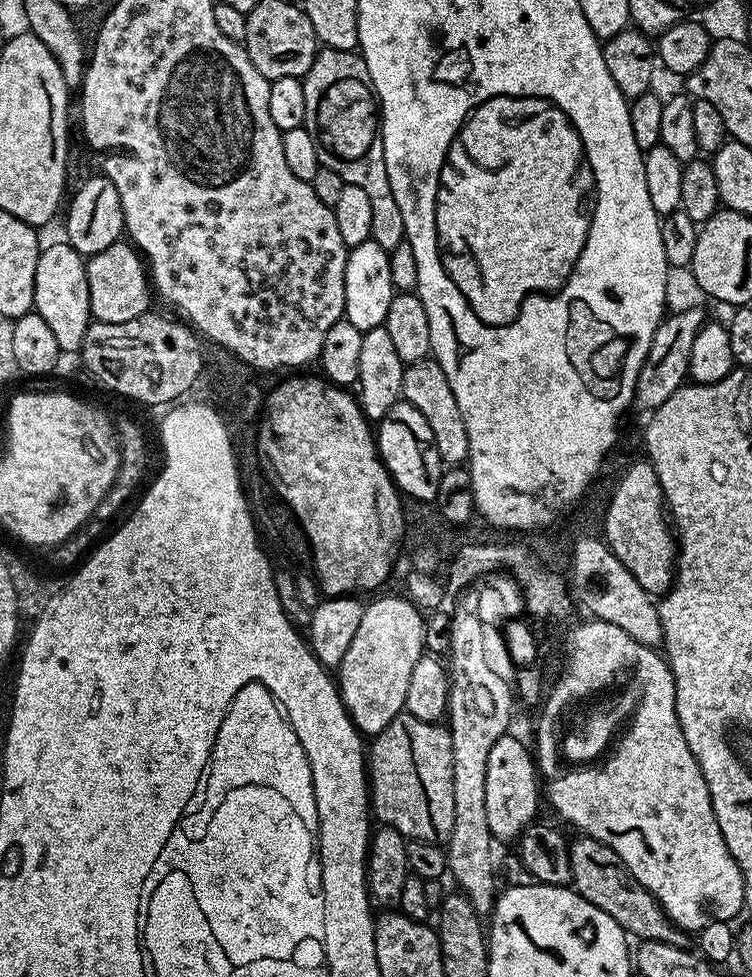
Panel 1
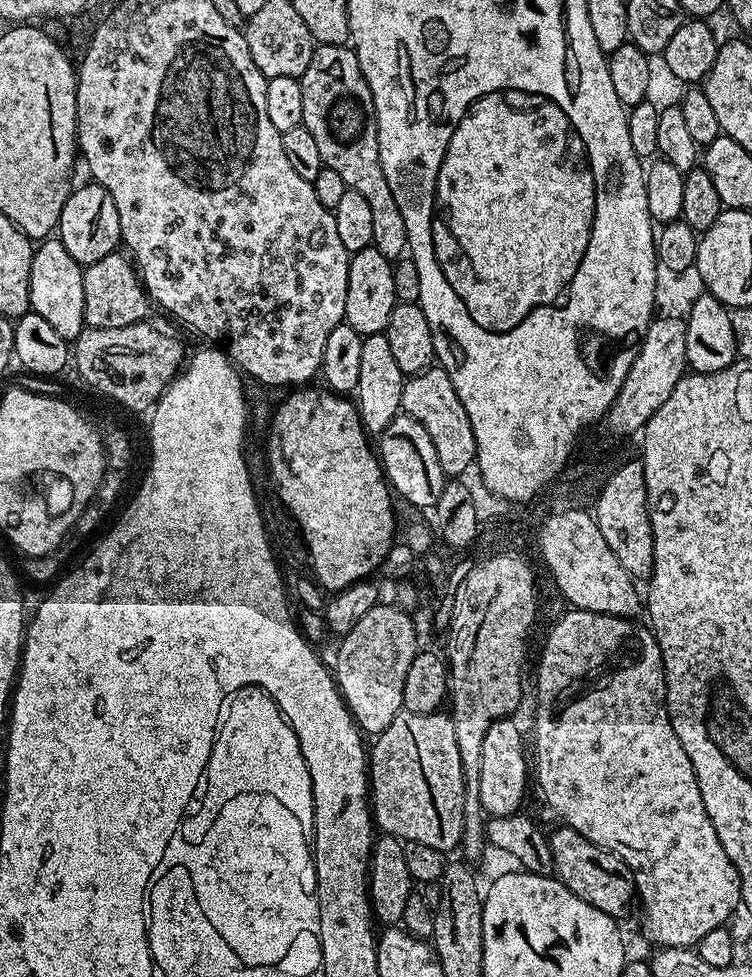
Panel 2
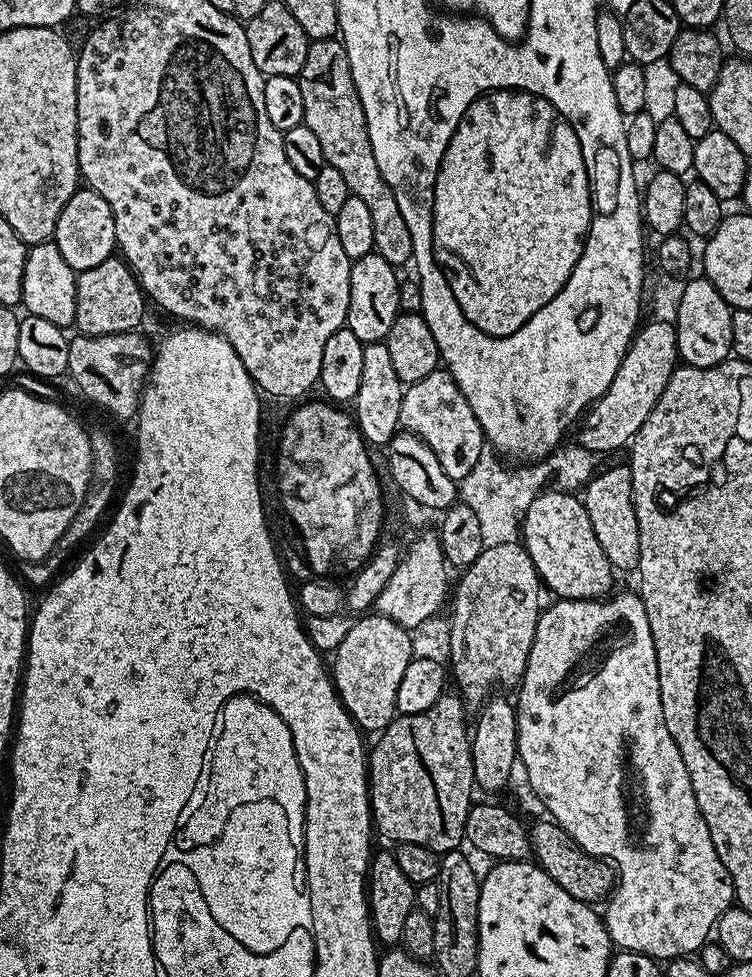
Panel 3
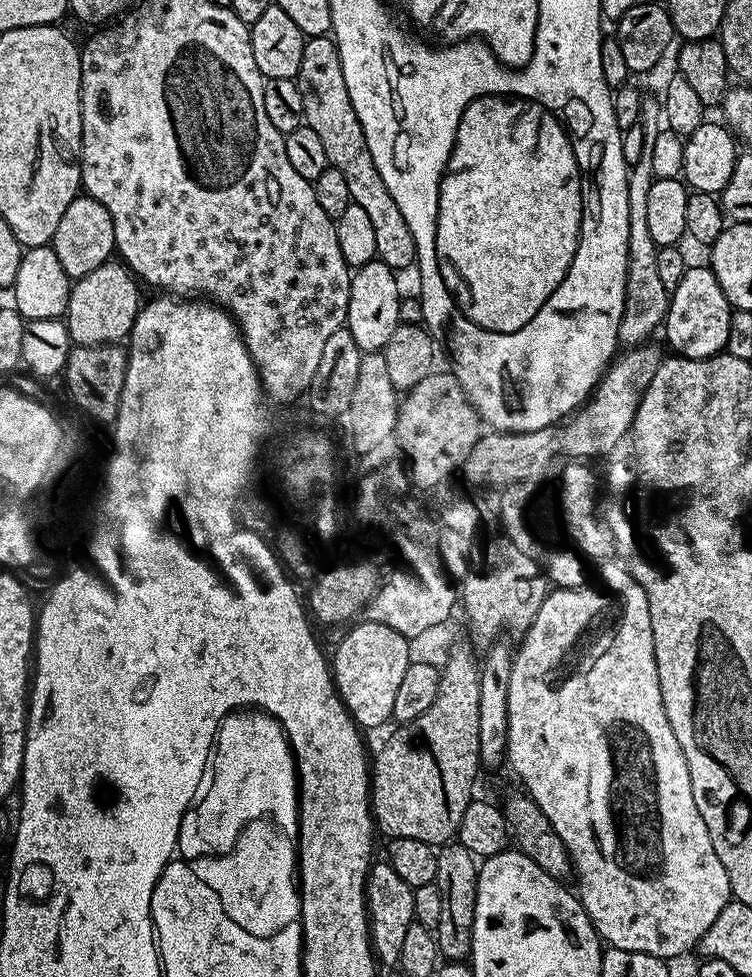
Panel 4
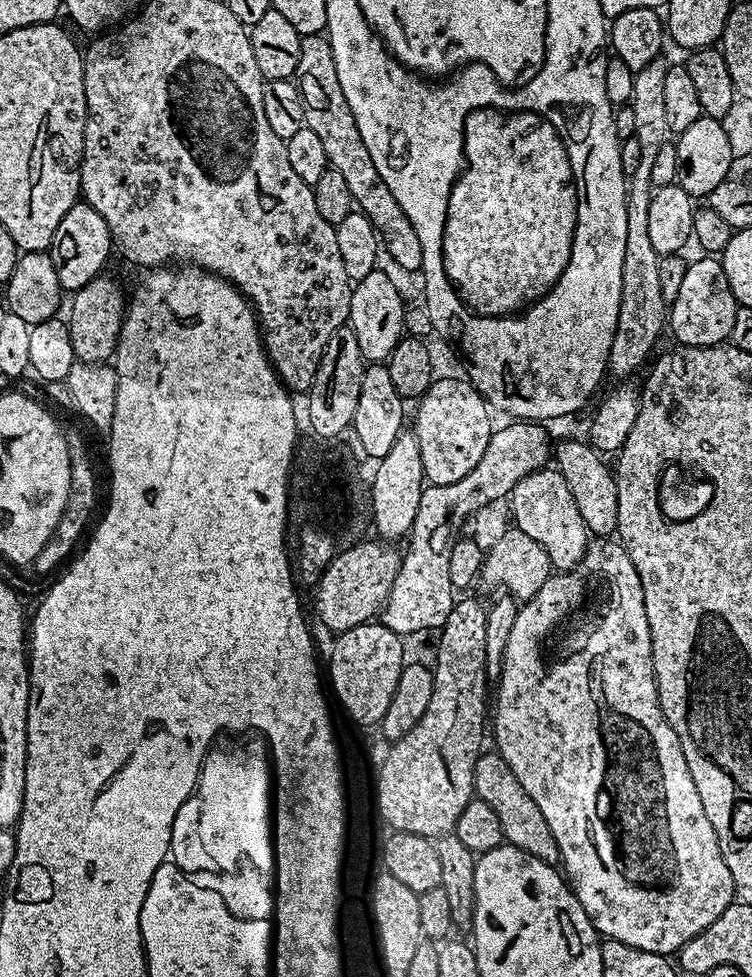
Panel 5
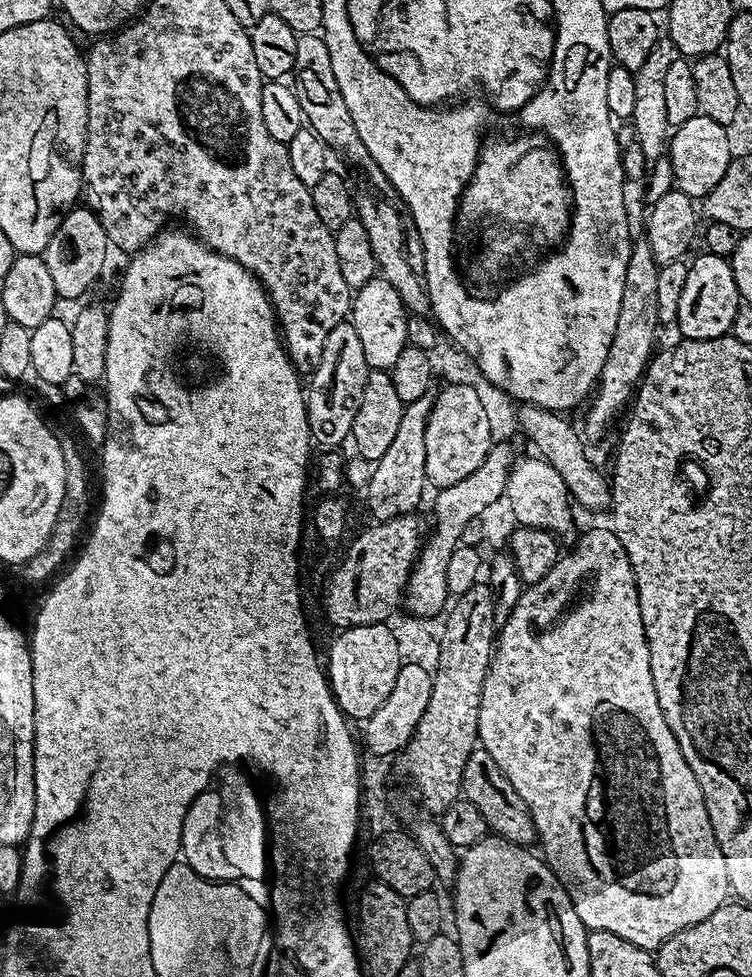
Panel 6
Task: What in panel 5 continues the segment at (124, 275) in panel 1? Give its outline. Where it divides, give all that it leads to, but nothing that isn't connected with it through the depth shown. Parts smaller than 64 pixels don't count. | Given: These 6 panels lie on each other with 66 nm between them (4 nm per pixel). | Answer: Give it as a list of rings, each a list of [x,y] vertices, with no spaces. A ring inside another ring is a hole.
[[[101,274],[86,282],[77,292],[71,293],[72,305],[68,308],[66,323],[70,334],[70,346],[74,350],[76,360],[82,364],[103,364],[111,361],[116,354],[116,343],[120,337],[120,331],[124,325],[124,314],[126,311],[126,292],[120,289],[120,284],[116,280],[111,280],[108,274]]]

